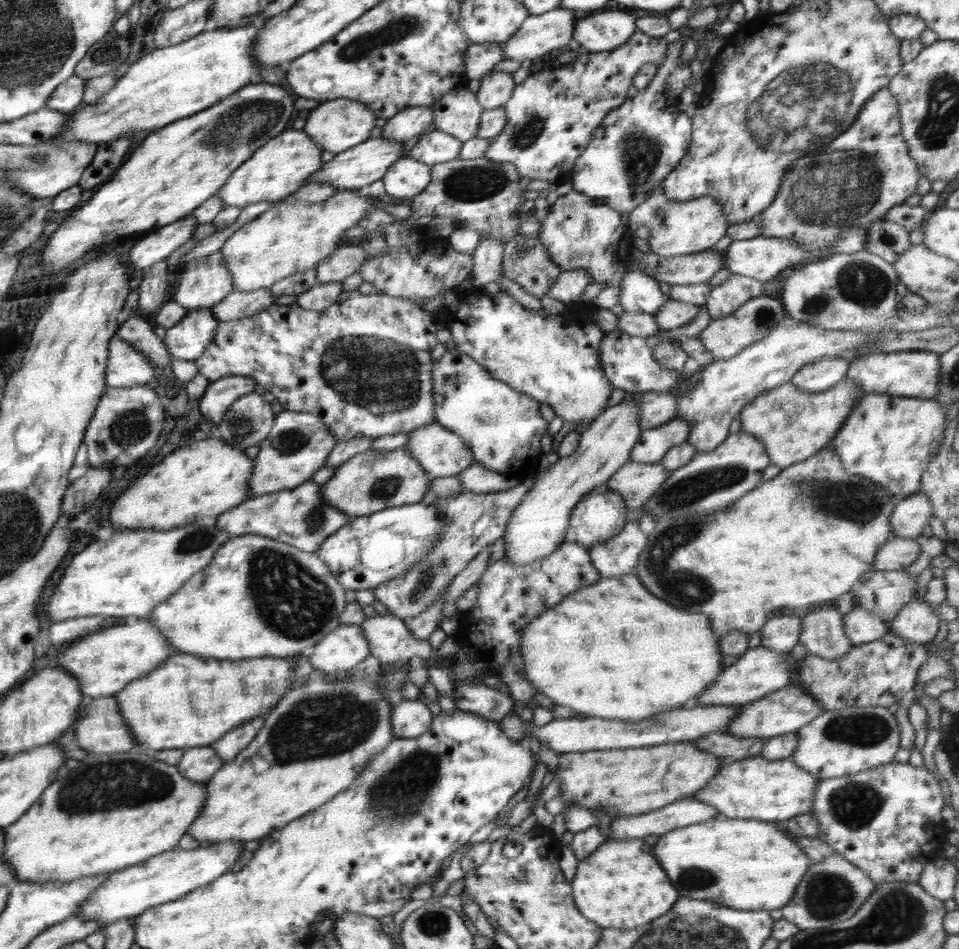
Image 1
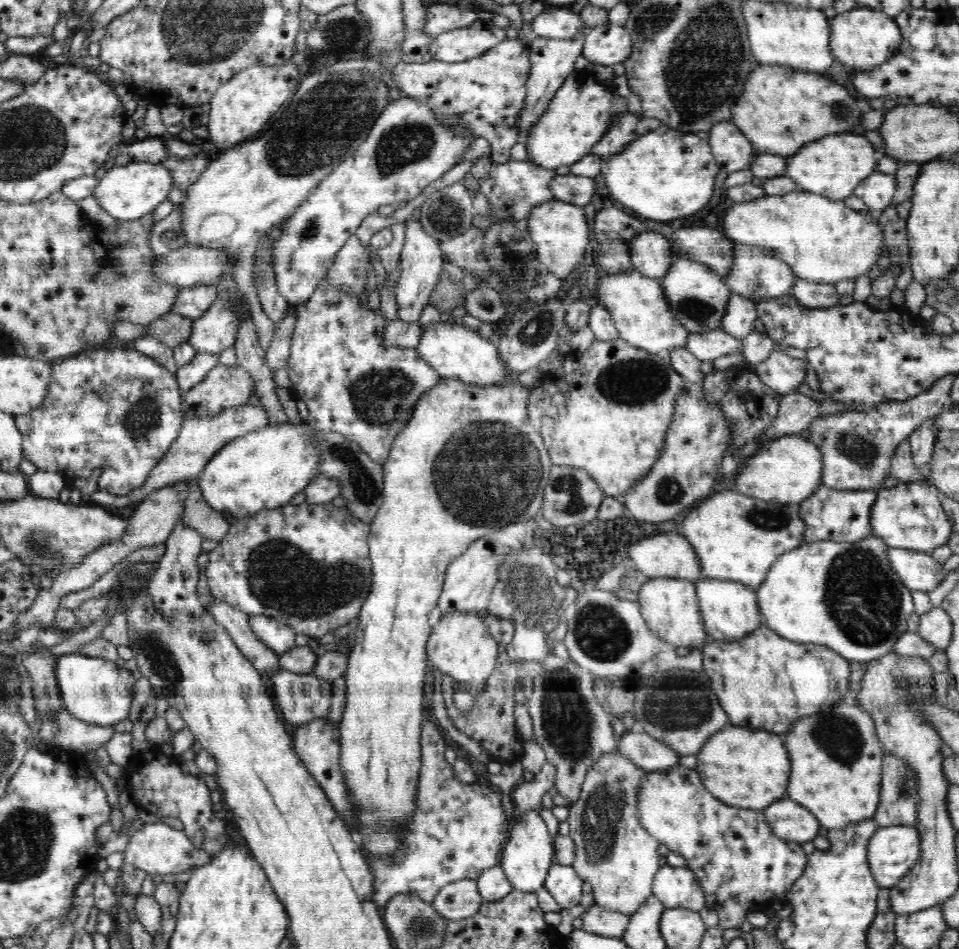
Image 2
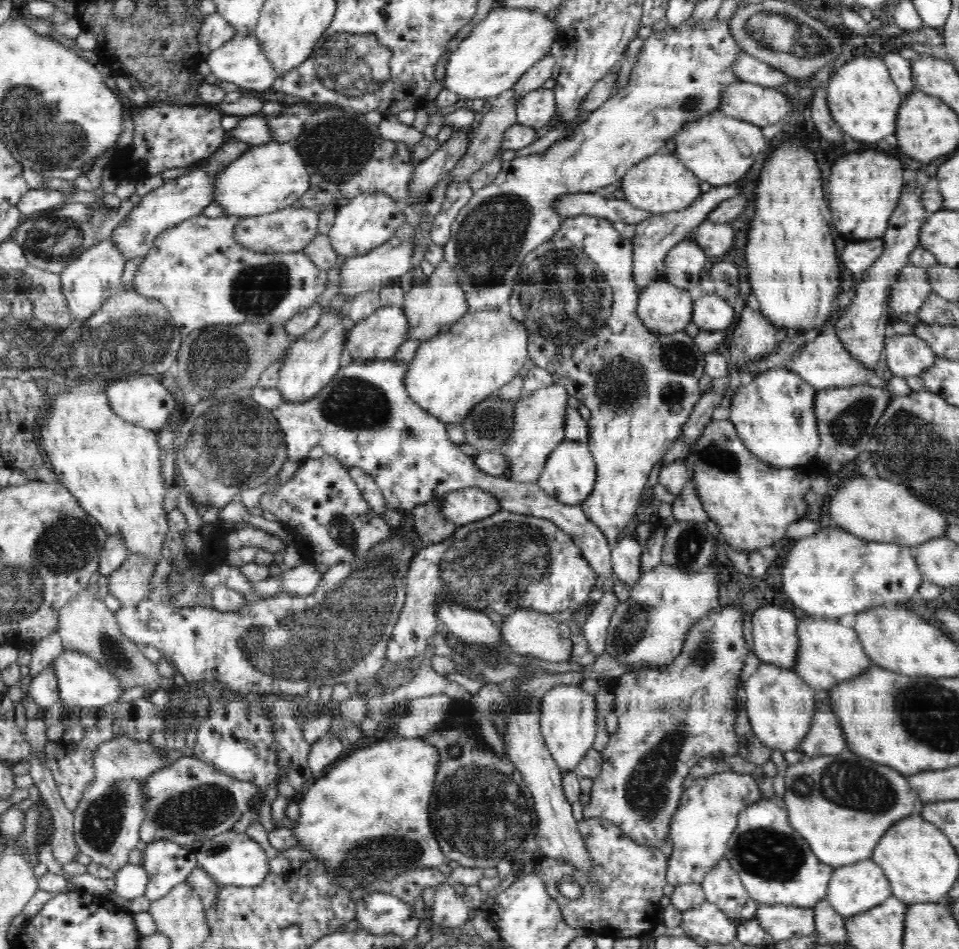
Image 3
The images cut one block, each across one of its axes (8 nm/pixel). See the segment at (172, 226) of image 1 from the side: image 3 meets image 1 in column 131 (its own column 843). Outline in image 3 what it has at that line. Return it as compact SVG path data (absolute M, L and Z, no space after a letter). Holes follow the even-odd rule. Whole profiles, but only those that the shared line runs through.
M882 239L854 242L847 240L842 251L842 266L846 268L852 283L862 282L865 272L872 267L884 252Z

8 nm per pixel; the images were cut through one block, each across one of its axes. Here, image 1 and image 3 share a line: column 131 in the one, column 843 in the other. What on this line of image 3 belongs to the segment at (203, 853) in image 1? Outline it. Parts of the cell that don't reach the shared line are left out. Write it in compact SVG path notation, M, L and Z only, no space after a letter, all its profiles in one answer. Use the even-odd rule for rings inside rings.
M872 859L862 860L861 863L848 864L834 869L827 889L827 899L830 907L845 919L861 915L878 907L892 897L891 885L882 867Z

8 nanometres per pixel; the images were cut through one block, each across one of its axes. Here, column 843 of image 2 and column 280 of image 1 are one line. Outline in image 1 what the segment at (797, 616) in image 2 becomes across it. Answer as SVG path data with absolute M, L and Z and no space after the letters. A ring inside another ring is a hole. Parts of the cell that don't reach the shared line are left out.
M248 534L232 537L222 545L202 570L191 576L145 618L154 621L174 652L210 659L253 659L259 656L289 657L308 653L329 632L340 626L338 616L346 603L346 588L338 583L330 567L316 553L306 552L270 539Z

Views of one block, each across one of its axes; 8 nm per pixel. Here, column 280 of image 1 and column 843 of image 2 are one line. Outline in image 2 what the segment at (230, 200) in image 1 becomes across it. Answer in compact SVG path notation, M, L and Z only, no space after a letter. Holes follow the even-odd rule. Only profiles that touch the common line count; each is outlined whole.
M860 131L825 136L813 143L806 143L796 155L788 158L785 175L802 187L802 191L824 196L829 200L846 200L854 189L876 171L876 149Z

